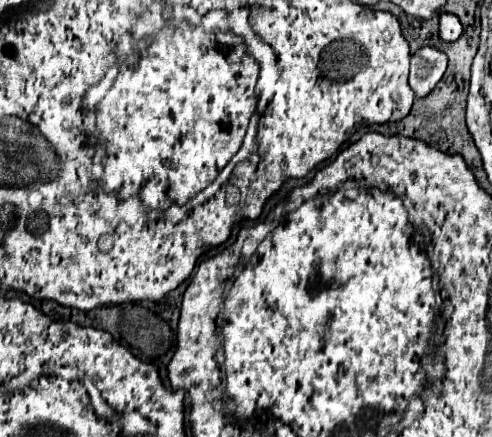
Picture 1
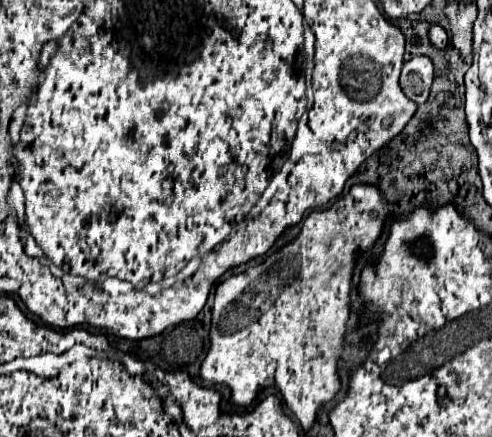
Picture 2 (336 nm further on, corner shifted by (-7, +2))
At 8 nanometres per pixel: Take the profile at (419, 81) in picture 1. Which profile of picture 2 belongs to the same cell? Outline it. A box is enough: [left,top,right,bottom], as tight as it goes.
[401,56,433,104]

